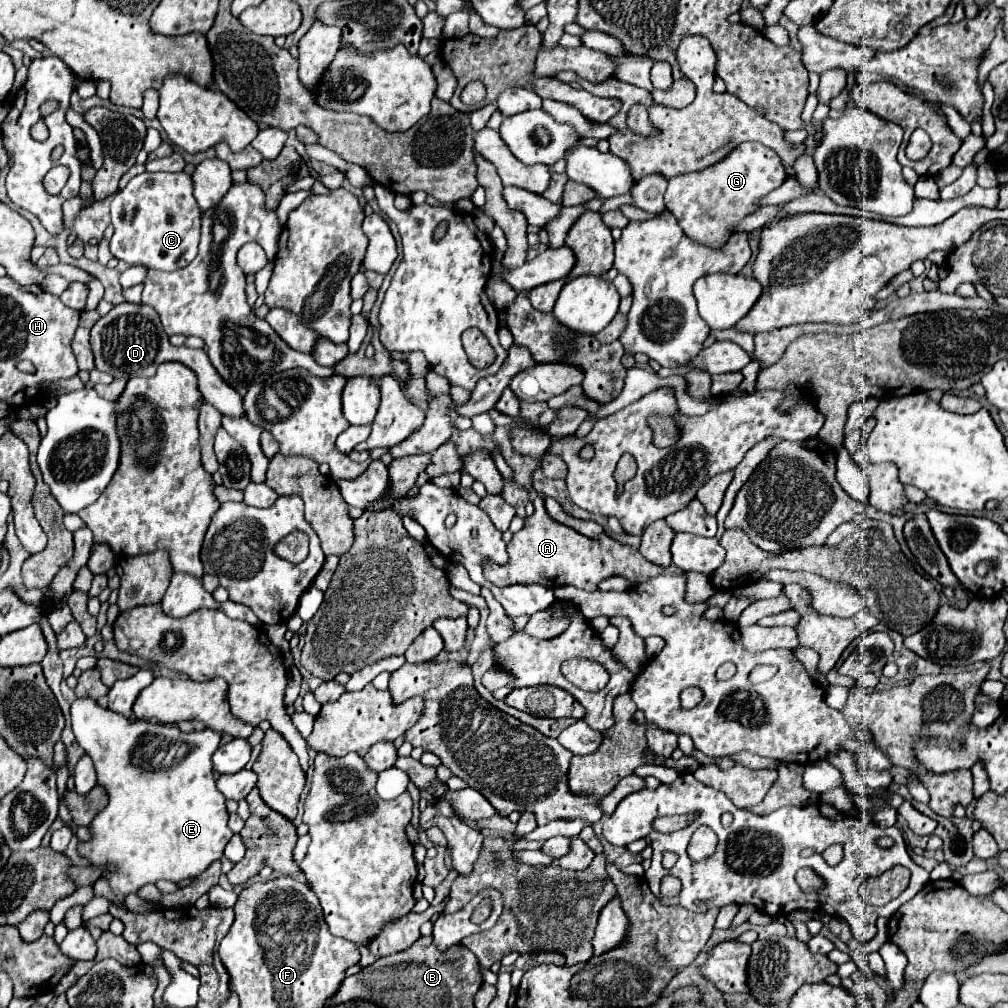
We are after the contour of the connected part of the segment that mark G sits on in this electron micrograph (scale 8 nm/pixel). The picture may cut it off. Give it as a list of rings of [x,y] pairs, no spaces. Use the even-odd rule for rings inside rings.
[[[741,143],[723,161],[699,173],[679,175],[667,183],[665,207],[671,211],[683,233],[707,247],[723,247],[731,227],[757,209],[757,201],[785,181],[781,159],[761,143]]]

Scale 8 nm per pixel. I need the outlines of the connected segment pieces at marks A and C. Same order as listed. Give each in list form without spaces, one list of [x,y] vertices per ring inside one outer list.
[[[537,495],[533,505],[535,505],[535,513],[531,517],[527,517],[525,527],[519,533],[515,533],[511,543],[507,545],[509,563],[505,564],[505,567],[513,581],[511,585],[539,583],[539,585],[545,585],[551,589],[557,589],[563,585],[573,585],[573,587],[579,587],[585,591],[597,591],[599,581],[603,581],[611,575],[623,575],[629,579],[631,585],[637,585],[655,575],[679,573],[679,569],[673,567],[673,563],[669,567],[653,565],[637,549],[623,545],[607,535],[601,535],[601,539],[599,537],[589,539],[589,537],[577,533],[575,529],[569,529],[569,527],[557,523],[545,511],[543,495]]]
[[[141,173],[133,177],[125,189],[113,195],[111,199],[111,221],[115,233],[111,237],[111,253],[129,263],[145,265],[159,271],[177,271],[187,267],[189,261],[197,255],[199,231],[201,231],[201,209],[193,197],[193,181],[187,173]]]

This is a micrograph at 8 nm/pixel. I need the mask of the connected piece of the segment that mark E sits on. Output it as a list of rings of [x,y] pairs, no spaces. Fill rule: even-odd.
[[[75,699],[71,703],[71,725],[77,743],[85,749],[85,753],[93,759],[97,769],[97,781],[109,791],[109,805],[93,819],[91,823],[91,841],[79,843],[79,855],[87,857],[91,865],[103,867],[105,879],[109,881],[115,895],[123,901],[125,895],[137,893],[139,887],[145,883],[155,883],[159,879],[181,881],[193,879],[201,875],[213,861],[223,857],[223,849],[227,841],[233,837],[231,829],[227,827],[227,807],[225,797],[217,791],[213,779],[213,763],[211,755],[217,751],[221,733],[213,729],[181,733],[175,725],[159,725],[153,721],[127,721],[123,715],[113,713],[109,709],[99,707],[91,699]],[[161,737],[171,743],[185,743],[187,753],[179,763],[169,767],[159,767],[147,761],[143,747],[149,739]],[[105,865],[115,865],[117,871],[109,873]]]

